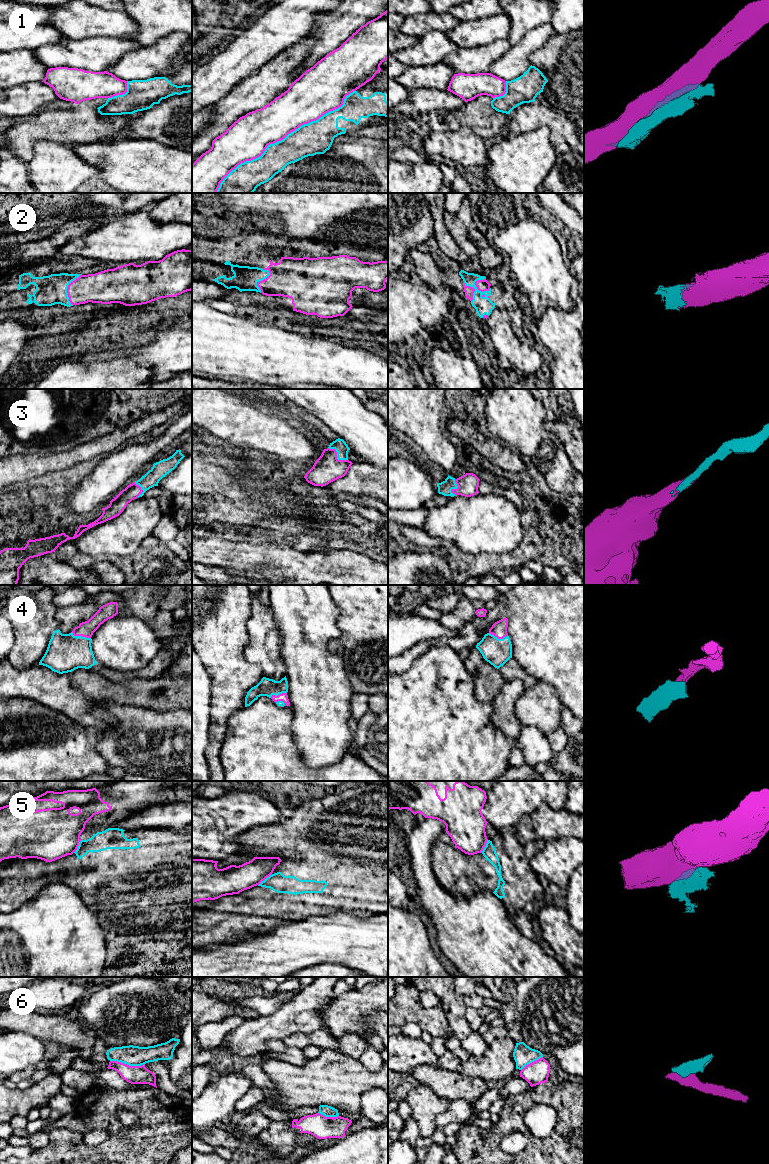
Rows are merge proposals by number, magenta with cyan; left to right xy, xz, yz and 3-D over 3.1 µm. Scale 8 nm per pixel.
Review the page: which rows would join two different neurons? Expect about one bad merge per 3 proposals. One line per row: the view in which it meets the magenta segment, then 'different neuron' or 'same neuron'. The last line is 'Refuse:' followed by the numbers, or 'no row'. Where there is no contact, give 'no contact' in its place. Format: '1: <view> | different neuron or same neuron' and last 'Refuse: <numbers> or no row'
1: xz | different neuron
2: yz | same neuron
3: xz | same neuron
4: xy | same neuron
5: xz | different neuron
6: xy | different neuron
Refuse: 1, 5, 6

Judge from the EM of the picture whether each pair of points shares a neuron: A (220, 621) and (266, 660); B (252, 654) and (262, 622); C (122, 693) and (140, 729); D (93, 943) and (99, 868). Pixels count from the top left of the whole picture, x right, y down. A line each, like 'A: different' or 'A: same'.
A: different
B: same
C: different
D: different

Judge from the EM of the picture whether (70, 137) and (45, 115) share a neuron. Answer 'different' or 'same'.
same

